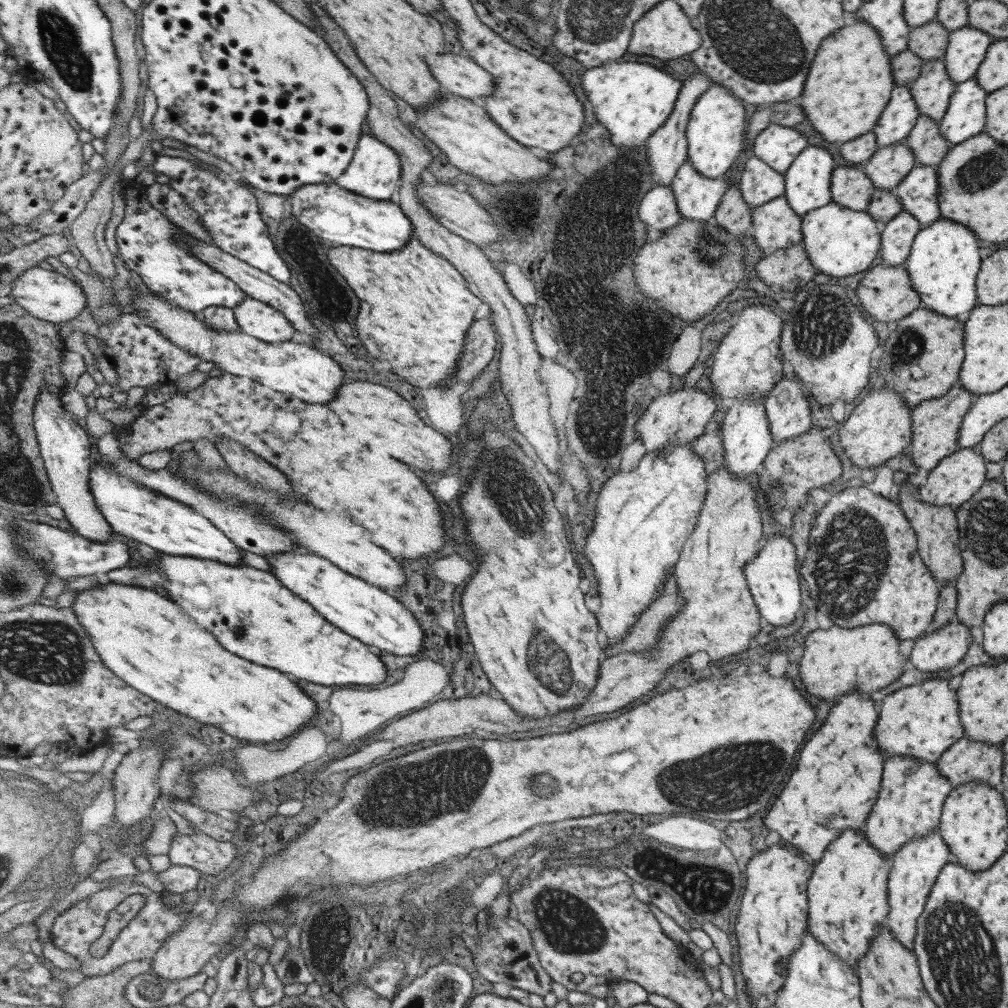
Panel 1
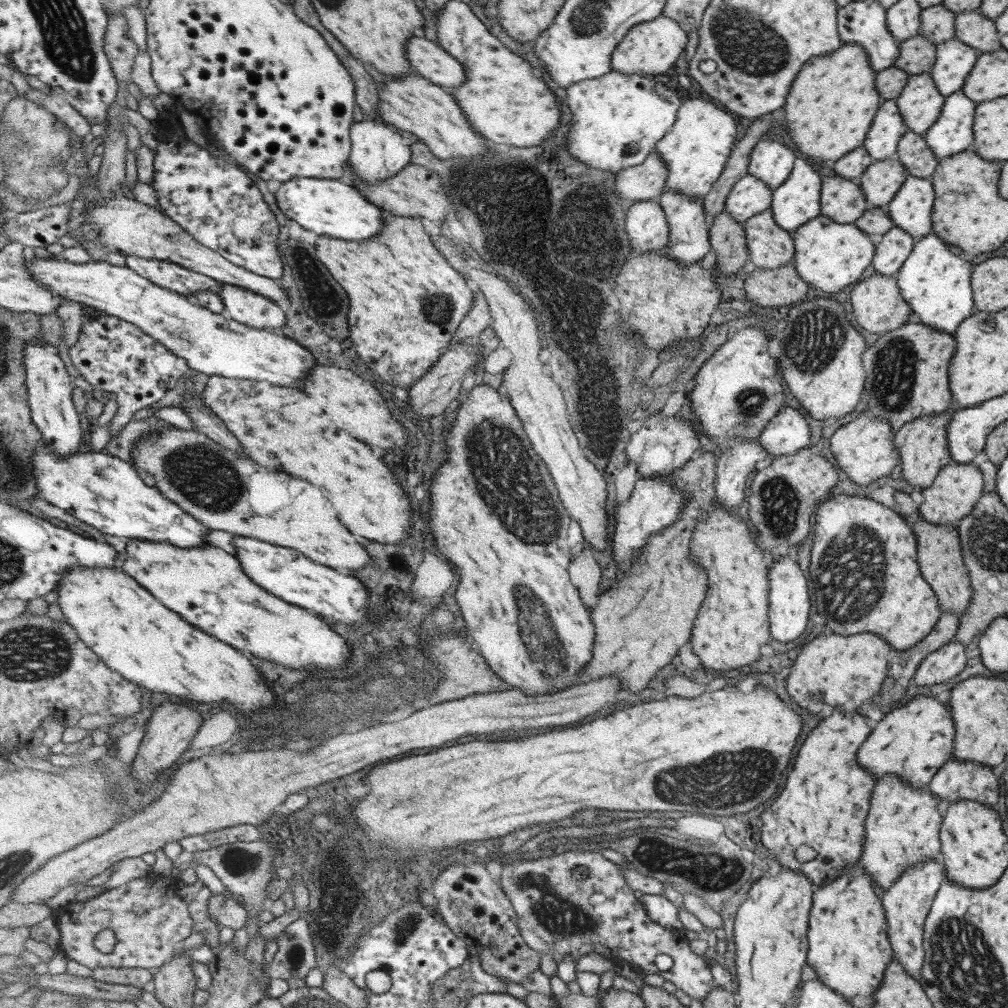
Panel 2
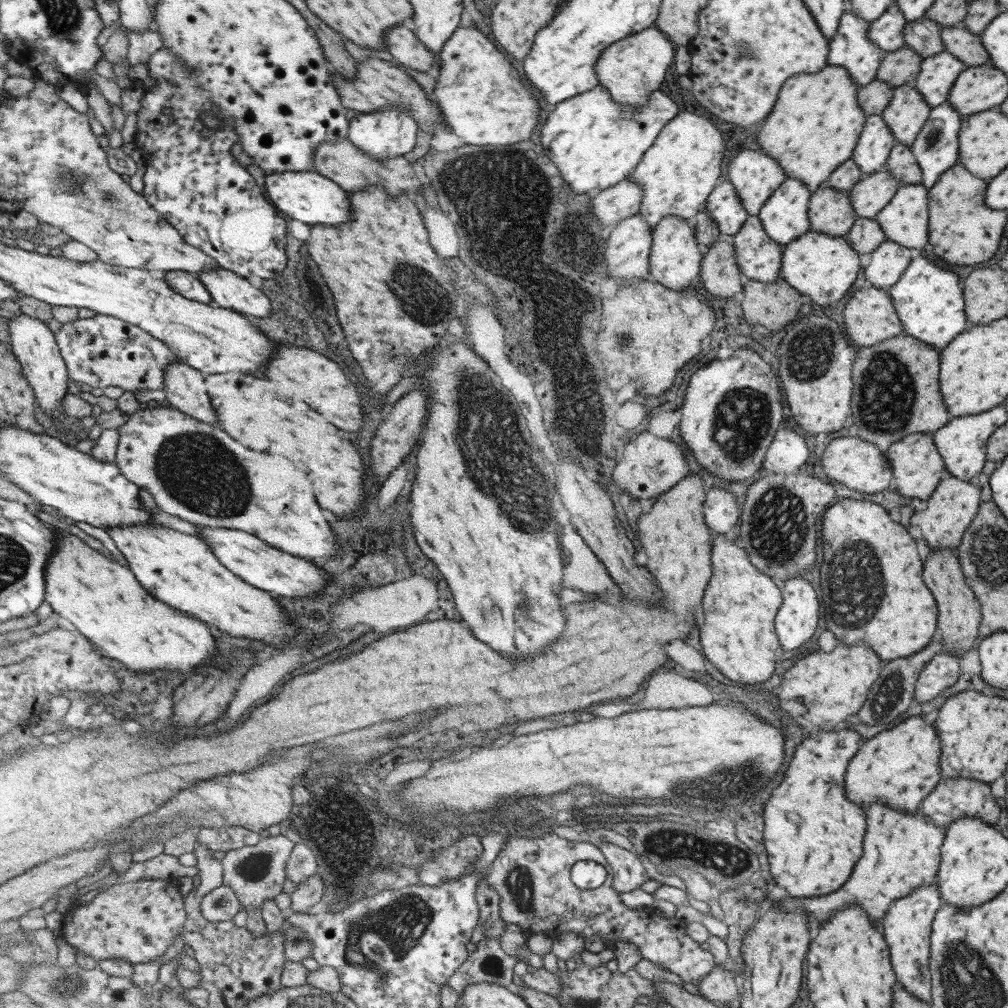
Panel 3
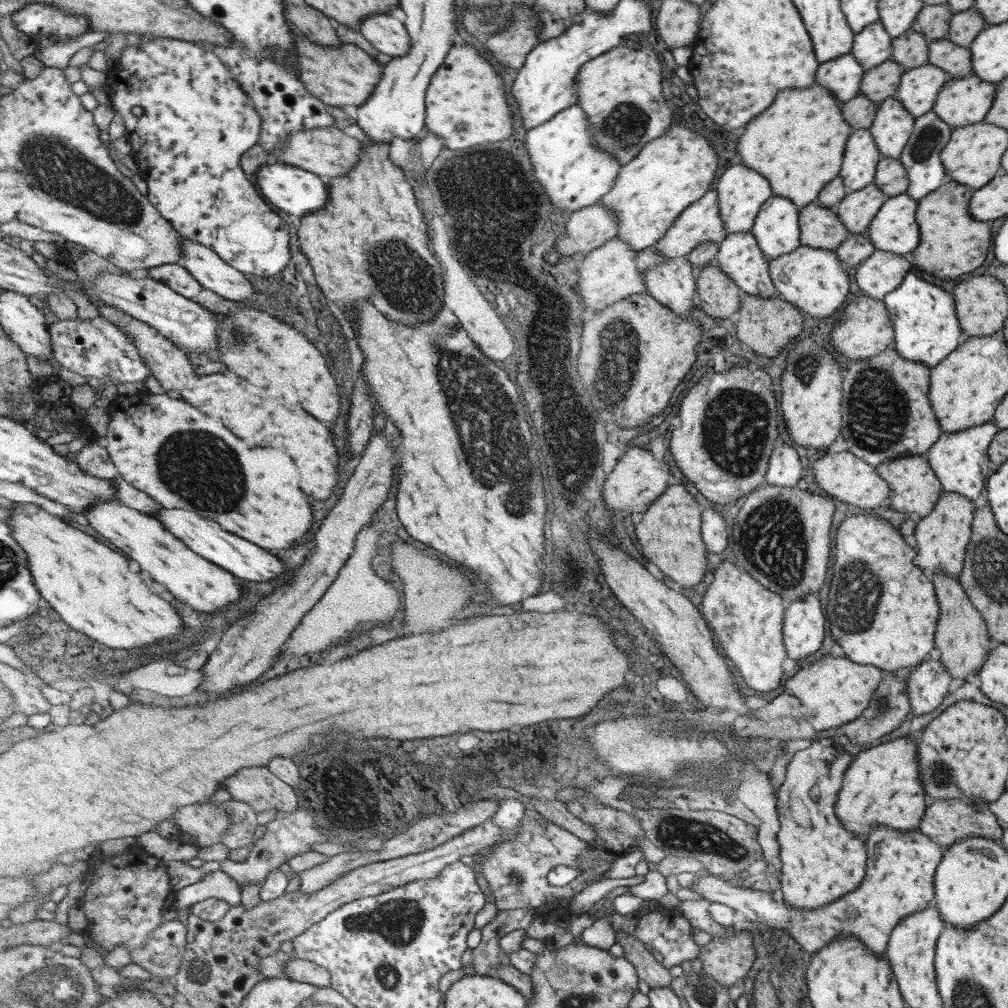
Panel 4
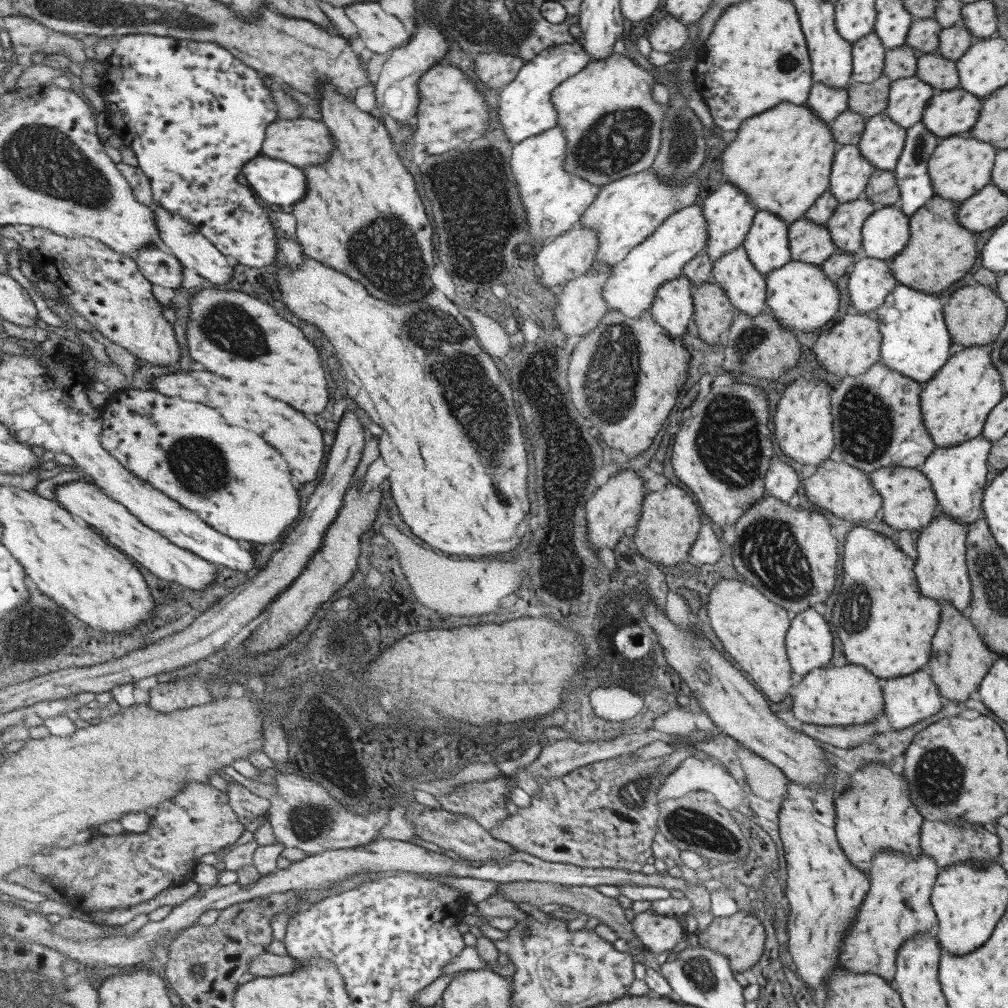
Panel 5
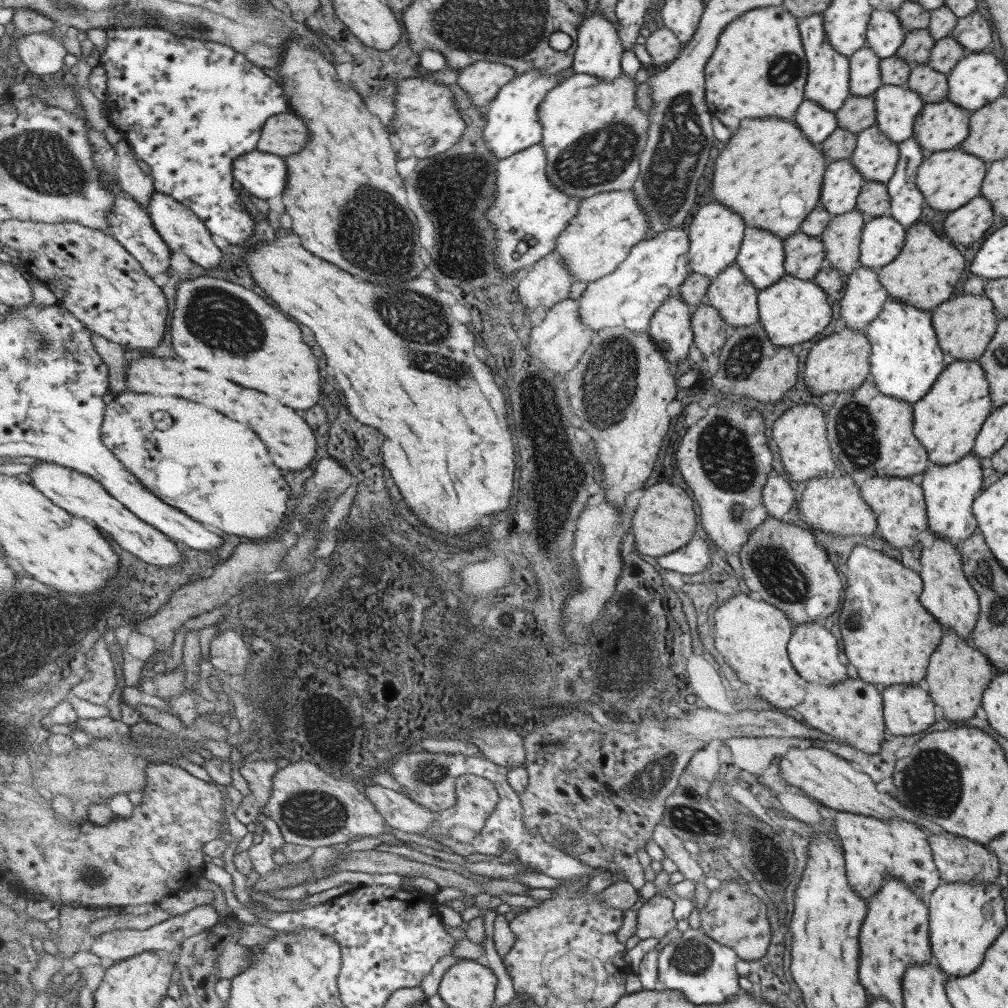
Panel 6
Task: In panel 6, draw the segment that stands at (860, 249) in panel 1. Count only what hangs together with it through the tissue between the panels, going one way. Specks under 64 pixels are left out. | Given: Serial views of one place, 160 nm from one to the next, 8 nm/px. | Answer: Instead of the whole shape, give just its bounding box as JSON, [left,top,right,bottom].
[758,274,831,347]

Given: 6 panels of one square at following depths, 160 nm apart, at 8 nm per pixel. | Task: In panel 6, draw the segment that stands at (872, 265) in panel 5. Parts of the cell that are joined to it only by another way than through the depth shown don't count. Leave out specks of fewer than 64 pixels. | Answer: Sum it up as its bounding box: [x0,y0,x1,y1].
[839,266,887,330]

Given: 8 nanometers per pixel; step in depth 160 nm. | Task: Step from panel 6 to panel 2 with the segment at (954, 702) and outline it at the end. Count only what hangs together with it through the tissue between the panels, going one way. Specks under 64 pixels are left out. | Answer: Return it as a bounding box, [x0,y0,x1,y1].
[912,516,971,616]

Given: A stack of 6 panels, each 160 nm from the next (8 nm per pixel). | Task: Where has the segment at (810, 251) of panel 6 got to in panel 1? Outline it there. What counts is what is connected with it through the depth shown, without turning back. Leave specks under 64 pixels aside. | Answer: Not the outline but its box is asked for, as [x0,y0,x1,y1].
[830,166,874,210]

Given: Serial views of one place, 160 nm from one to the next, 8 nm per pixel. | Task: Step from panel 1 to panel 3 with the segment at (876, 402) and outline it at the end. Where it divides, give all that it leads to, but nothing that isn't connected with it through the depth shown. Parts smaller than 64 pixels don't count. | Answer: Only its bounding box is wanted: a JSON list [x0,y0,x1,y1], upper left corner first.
[820,436,892,494]

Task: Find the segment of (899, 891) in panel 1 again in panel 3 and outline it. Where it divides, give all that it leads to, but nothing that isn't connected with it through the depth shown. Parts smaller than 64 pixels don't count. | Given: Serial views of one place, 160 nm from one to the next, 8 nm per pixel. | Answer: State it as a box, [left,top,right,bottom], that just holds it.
[879,880,942,1004]

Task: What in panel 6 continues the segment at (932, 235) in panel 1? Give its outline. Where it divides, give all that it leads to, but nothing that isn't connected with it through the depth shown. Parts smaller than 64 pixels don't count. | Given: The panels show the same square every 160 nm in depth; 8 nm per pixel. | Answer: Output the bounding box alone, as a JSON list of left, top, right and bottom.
[863,299,946,404]

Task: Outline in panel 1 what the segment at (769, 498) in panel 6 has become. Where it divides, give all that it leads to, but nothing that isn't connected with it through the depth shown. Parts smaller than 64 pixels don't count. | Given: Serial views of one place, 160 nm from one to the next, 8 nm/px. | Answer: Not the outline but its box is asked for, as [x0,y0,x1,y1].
[764,366,811,443]

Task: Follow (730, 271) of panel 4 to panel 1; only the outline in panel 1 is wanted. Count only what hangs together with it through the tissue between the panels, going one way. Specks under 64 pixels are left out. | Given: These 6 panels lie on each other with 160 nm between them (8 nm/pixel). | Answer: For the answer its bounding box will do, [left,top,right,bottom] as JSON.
[750,195,801,256]

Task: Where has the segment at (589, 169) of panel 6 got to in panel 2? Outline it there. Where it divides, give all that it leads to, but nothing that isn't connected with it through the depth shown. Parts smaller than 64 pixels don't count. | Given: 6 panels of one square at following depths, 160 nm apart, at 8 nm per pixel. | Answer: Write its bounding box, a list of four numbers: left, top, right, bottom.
[614,13,695,76]

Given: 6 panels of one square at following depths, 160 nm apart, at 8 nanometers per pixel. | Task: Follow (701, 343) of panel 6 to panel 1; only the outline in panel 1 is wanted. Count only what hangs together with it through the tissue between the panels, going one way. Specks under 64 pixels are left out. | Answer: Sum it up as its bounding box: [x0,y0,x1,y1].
[715,184,753,238]

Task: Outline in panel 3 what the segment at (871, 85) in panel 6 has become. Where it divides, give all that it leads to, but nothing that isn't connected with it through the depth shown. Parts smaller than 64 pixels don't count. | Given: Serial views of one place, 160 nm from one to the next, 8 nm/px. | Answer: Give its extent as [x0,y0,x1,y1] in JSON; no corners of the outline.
[867,4,907,53]

